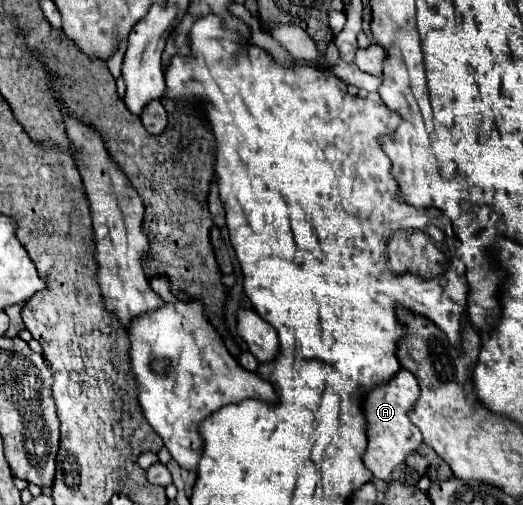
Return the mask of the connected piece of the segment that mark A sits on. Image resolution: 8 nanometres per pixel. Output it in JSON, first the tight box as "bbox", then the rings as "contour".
{"bbox":[363,368,423,482],"contour":[[[401,368],[393,378],[393,382],[381,384],[363,394],[363,414],[365,414],[365,426],[367,426],[367,450],[363,452],[363,464],[373,472],[375,478],[389,482],[393,470],[399,464],[403,464],[409,452],[417,450],[419,444],[423,442],[421,432],[407,416],[407,412],[417,402],[419,392],[421,390],[419,390],[417,378],[409,370]]]}

